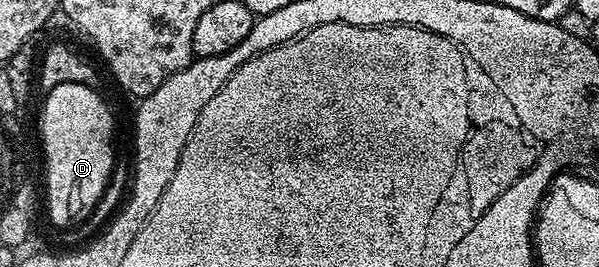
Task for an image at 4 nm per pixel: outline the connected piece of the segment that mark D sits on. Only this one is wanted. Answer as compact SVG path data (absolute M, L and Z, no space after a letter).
M81 84L57 85L46 92L43 98L43 112L37 116L37 123L43 126L43 135L47 135L47 156L49 156L49 205L55 223L69 223L75 226L89 217L97 201L107 188L111 172L117 166L115 160L115 123L111 120L111 111L102 99L100 92Z

